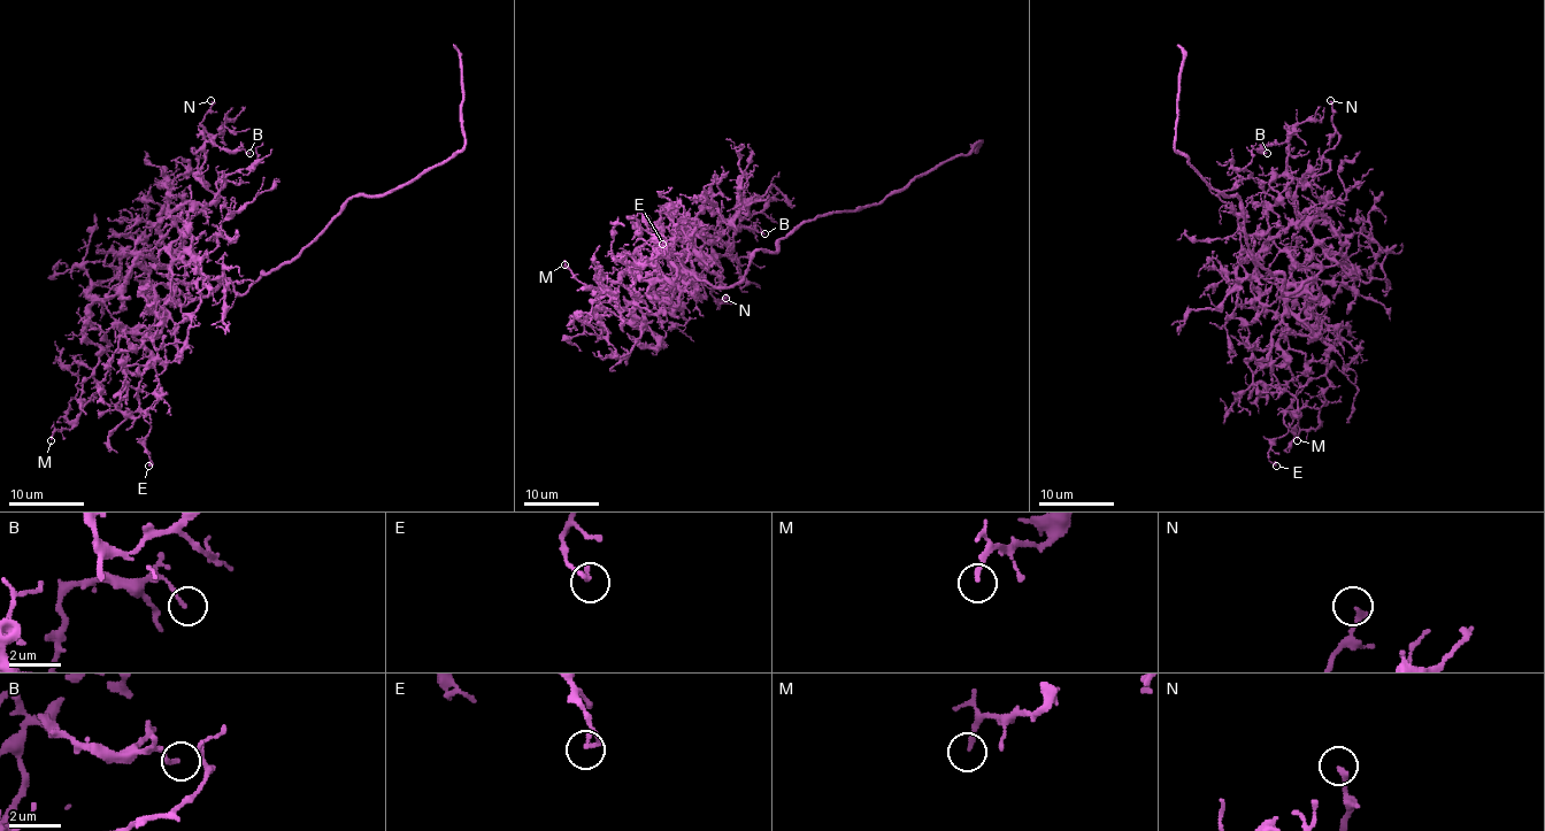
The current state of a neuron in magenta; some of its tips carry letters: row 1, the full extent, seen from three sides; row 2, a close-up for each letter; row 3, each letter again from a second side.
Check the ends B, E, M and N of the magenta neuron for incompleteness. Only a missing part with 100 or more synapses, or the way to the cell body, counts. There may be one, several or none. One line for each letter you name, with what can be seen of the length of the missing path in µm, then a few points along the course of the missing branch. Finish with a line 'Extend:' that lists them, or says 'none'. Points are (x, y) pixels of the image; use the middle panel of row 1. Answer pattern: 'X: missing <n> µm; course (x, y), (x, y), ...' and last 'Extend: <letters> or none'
Extend: none

